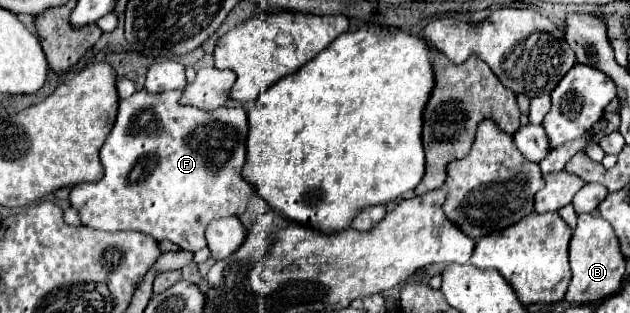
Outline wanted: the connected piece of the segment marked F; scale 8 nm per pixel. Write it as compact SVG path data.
M142 89L120 101L114 129L100 151L104 177L98 183L78 183L70 189L70 205L78 211L82 225L102 231L140 231L152 235L156 241L168 239L180 245L180 249L196 253L206 245L204 229L212 219L242 215L246 211L256 191L242 177L248 137L246 111L240 107L202 111L180 105L182 93L183 89L166 93L146 93Z

